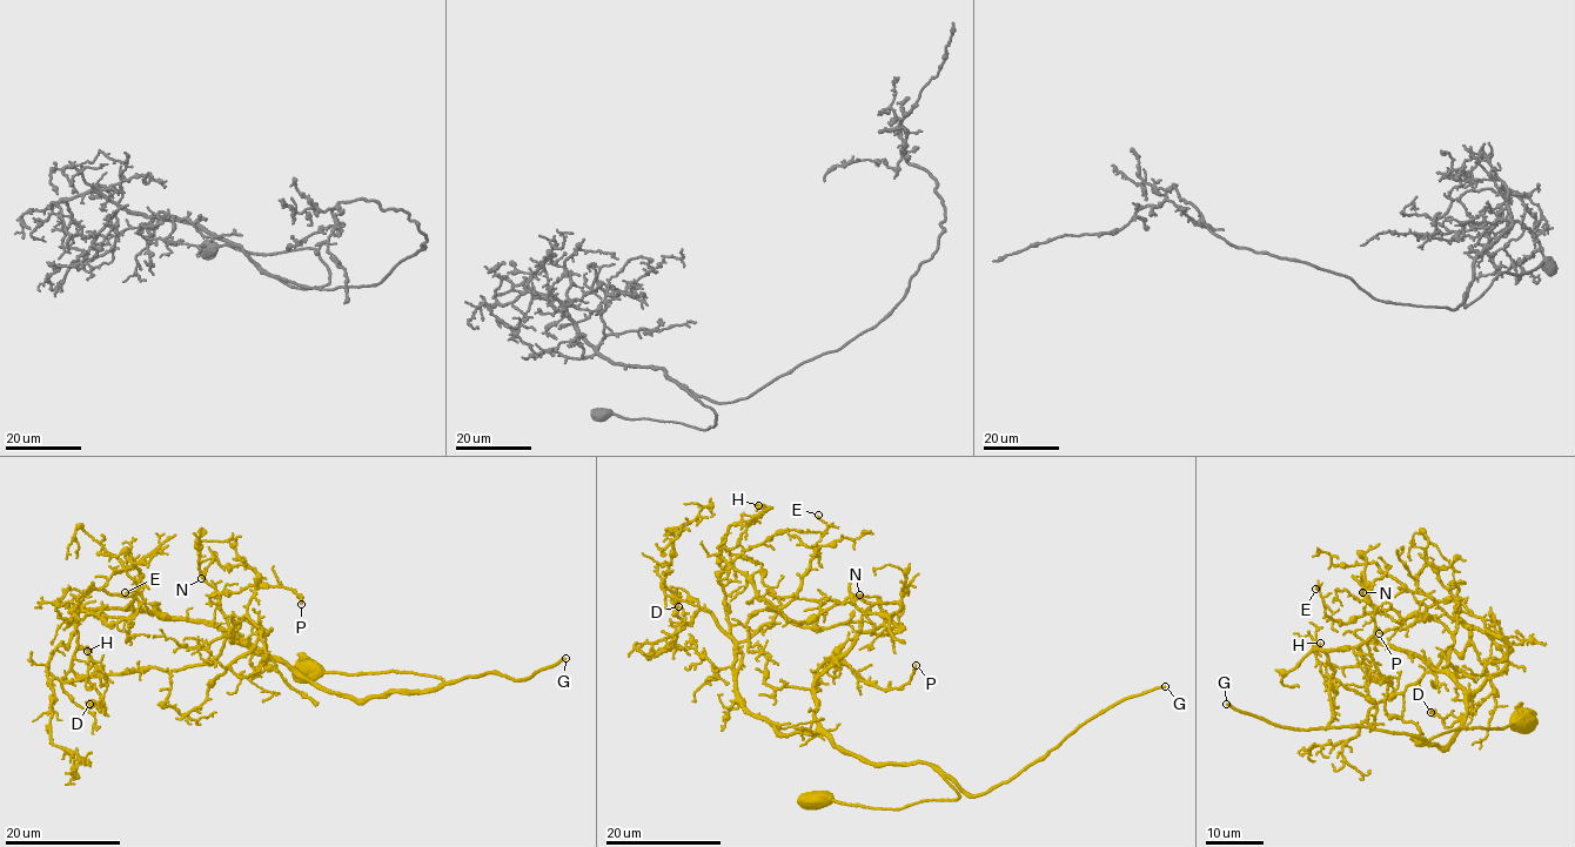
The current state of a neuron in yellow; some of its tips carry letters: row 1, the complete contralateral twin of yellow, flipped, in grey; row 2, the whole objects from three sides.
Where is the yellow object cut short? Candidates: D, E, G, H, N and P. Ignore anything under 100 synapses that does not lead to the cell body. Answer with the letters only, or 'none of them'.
G

